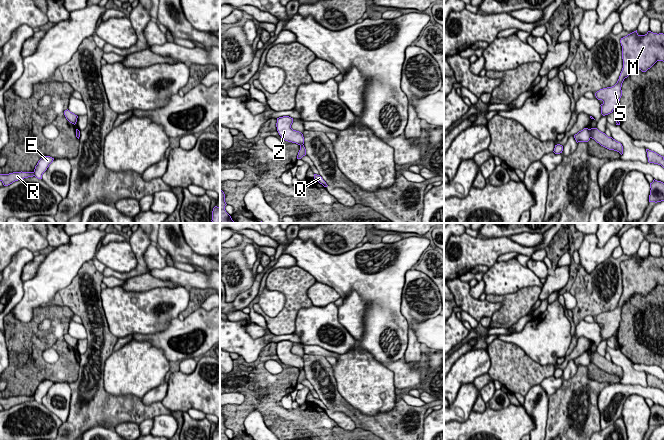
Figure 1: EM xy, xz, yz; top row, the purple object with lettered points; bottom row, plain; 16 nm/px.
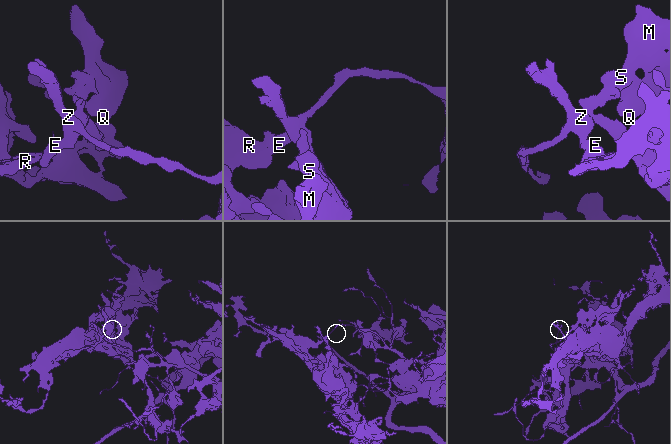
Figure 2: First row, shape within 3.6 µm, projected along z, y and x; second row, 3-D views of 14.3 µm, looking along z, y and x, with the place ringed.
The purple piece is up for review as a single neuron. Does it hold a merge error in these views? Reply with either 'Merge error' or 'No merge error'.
Merge error

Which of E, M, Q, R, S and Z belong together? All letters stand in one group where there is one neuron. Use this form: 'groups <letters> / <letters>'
groups E Z / M Q R S

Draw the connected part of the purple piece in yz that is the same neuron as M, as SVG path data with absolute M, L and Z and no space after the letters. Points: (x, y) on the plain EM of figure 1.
M637 254L621 262L623 292L617 307L612 311L600 313L595 317L602 324L601 338L613 336L622 320L622 307L634 294L646 296L657 285L664 286L664 258L648 255L639 259Z

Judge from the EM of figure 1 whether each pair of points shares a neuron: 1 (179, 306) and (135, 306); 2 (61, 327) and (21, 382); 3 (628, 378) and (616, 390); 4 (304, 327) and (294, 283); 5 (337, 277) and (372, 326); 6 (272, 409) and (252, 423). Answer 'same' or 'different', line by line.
1: same
2: same
3: different
4: different
5: same
6: different

